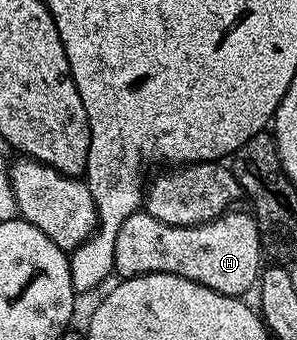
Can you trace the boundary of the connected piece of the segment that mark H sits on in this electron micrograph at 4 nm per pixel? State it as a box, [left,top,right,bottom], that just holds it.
[113,210,263,298]

